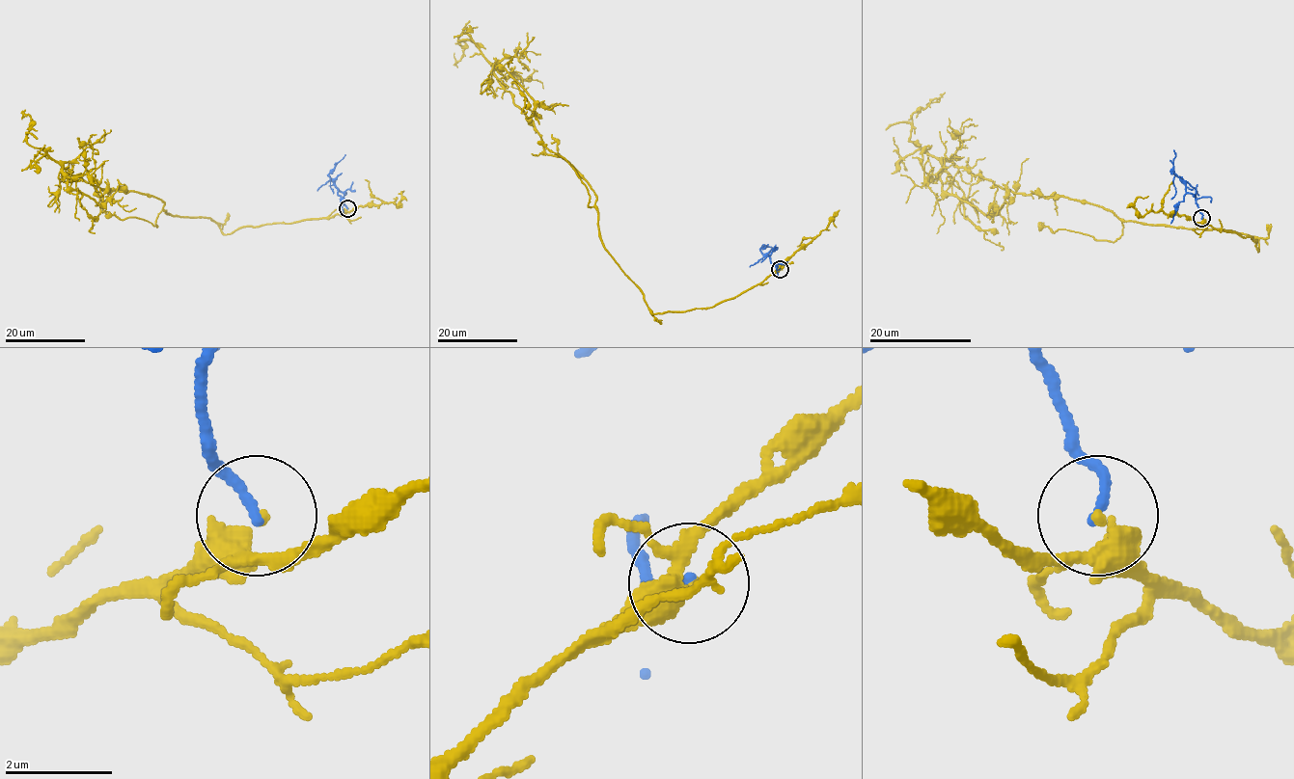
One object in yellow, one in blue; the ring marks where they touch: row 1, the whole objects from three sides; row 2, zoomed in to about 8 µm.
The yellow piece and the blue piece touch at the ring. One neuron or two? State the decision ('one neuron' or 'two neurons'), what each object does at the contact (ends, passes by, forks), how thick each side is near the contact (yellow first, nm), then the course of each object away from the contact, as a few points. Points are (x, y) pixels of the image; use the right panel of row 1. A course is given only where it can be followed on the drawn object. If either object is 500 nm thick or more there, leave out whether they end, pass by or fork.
two neurons; yellow passes by; blue ends; calibres 260 and 180 nm; course yellow (1202, 218), (1258, 251), (1231, 230), (1123, 222), (963, 168), (947, 191), (996, 214), (1029, 158); course blue (1202, 218), (1196, 198), (1186, 191), (1186, 182), (1175, 174), (1174, 150)

